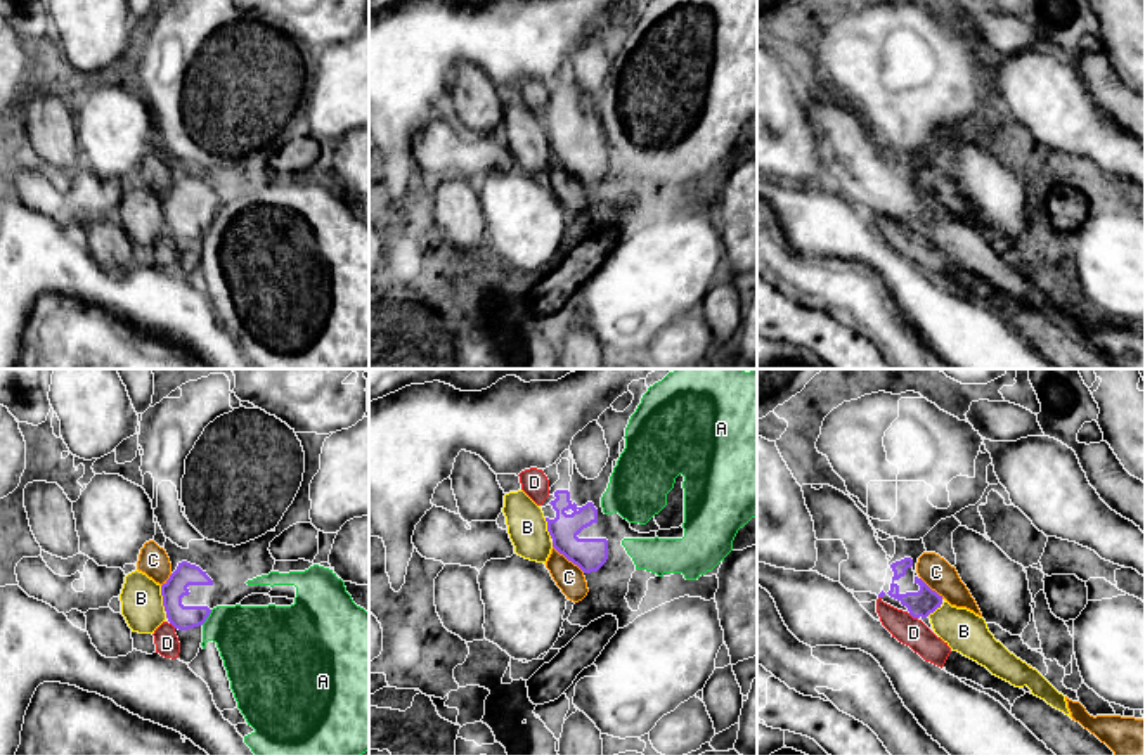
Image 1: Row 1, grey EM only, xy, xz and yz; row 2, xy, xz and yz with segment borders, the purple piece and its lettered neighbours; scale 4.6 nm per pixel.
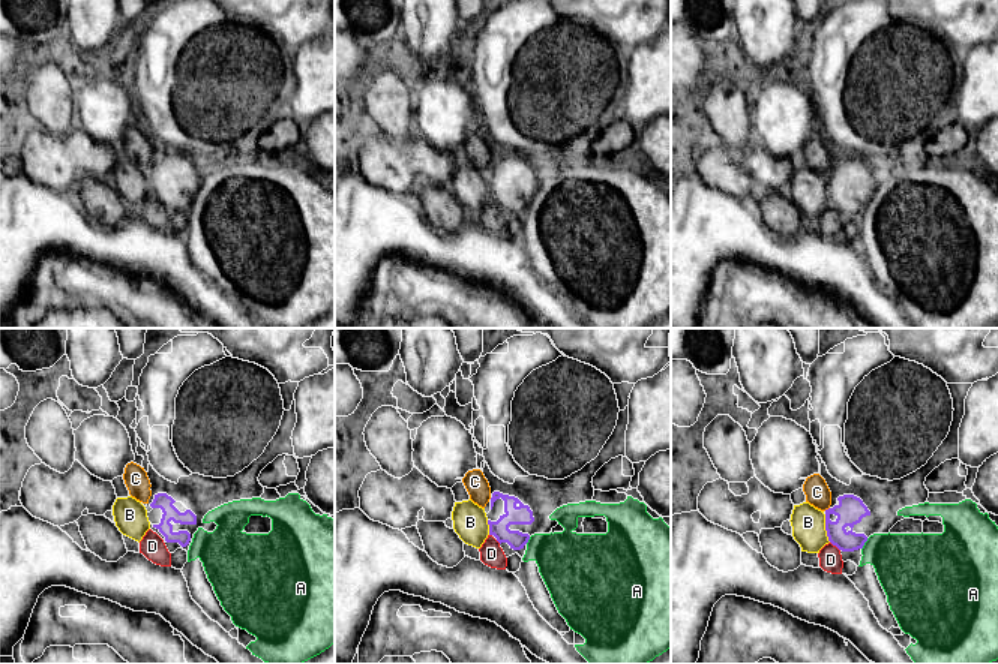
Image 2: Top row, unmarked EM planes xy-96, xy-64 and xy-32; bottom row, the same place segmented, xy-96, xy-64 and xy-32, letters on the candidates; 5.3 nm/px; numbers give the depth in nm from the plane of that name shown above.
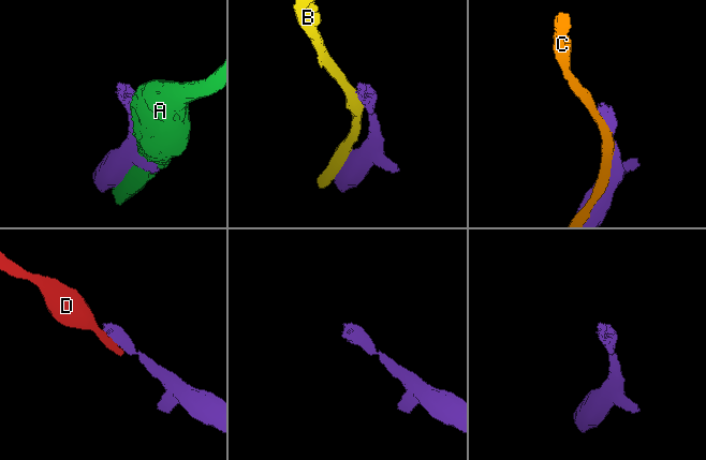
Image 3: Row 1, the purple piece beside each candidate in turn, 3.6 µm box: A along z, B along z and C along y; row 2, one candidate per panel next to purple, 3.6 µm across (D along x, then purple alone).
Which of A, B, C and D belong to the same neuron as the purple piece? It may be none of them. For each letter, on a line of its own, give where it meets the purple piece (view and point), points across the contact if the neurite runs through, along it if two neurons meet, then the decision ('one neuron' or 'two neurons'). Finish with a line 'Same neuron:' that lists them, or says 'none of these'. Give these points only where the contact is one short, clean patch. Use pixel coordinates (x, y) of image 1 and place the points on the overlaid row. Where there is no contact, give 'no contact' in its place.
A: xy (208, 615) | two neurons
B: xy (163, 598) | two neurons
C: xz (569, 560) | two neurons
D: yz (913, 617) | along yz (908, 613), (917, 619) | two neurons
Same neuron: none of these

